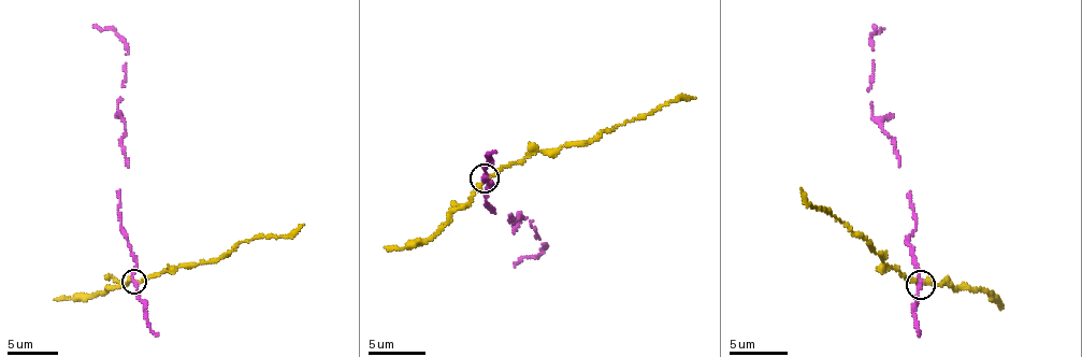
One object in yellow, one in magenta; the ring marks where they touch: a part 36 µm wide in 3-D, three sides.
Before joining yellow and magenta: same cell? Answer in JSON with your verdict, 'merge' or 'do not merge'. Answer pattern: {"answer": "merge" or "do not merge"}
{"answer": "do not merge"}

